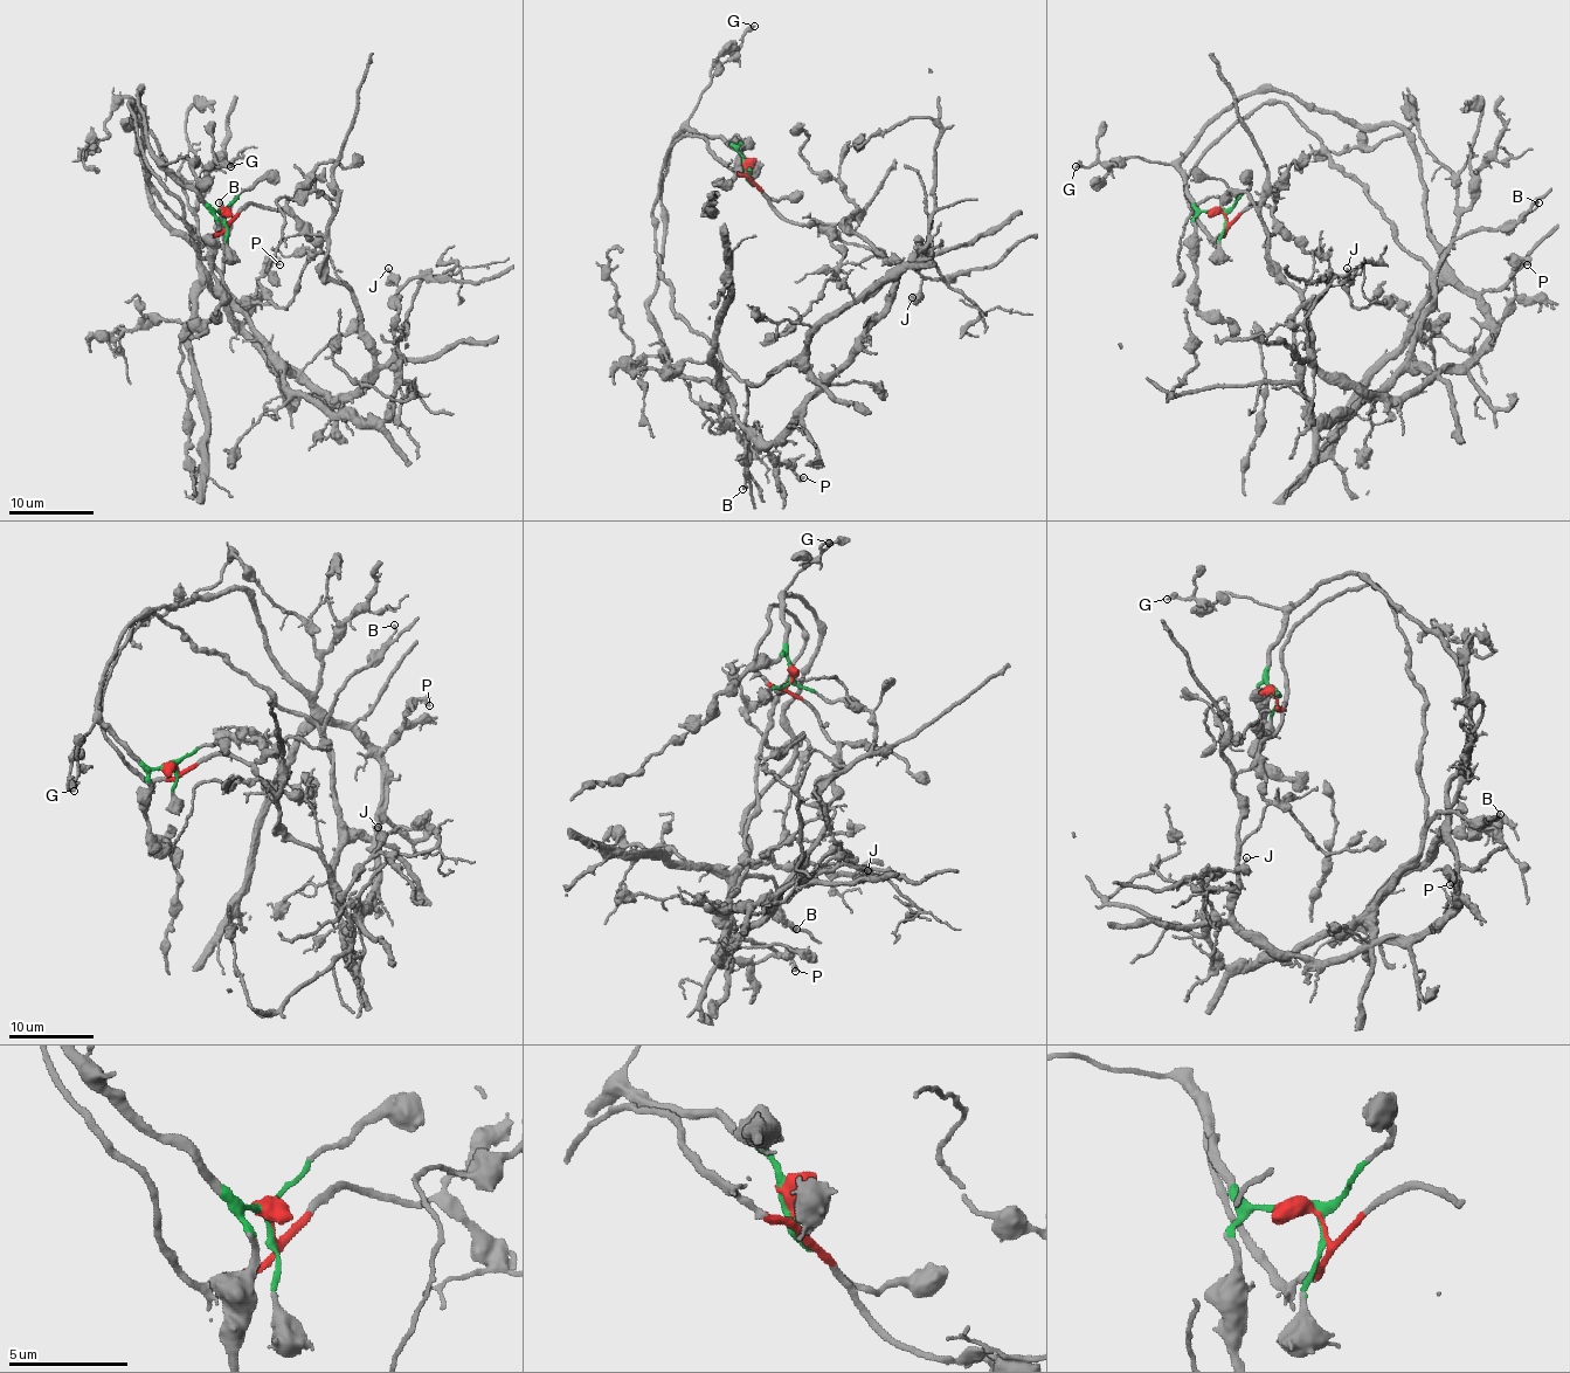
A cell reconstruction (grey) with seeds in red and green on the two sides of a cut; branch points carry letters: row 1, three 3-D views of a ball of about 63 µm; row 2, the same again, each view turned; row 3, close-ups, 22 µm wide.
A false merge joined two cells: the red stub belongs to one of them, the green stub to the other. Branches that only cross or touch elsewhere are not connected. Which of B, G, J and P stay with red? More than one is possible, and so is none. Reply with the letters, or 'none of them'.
B, J

